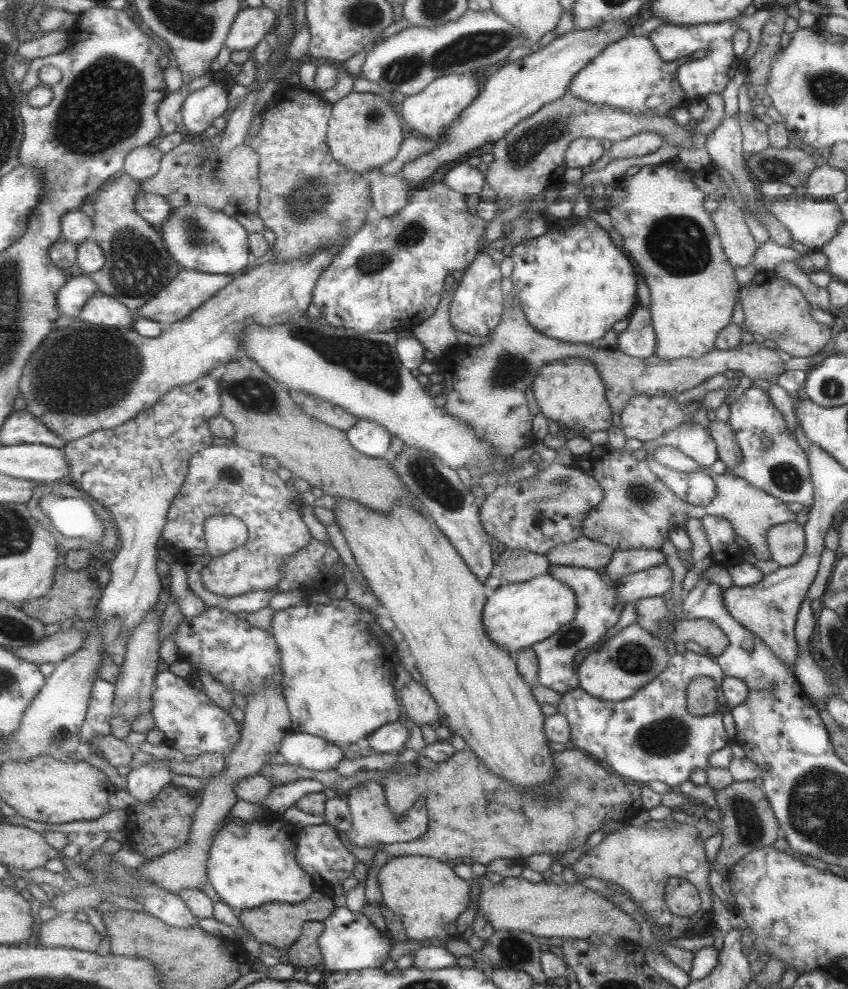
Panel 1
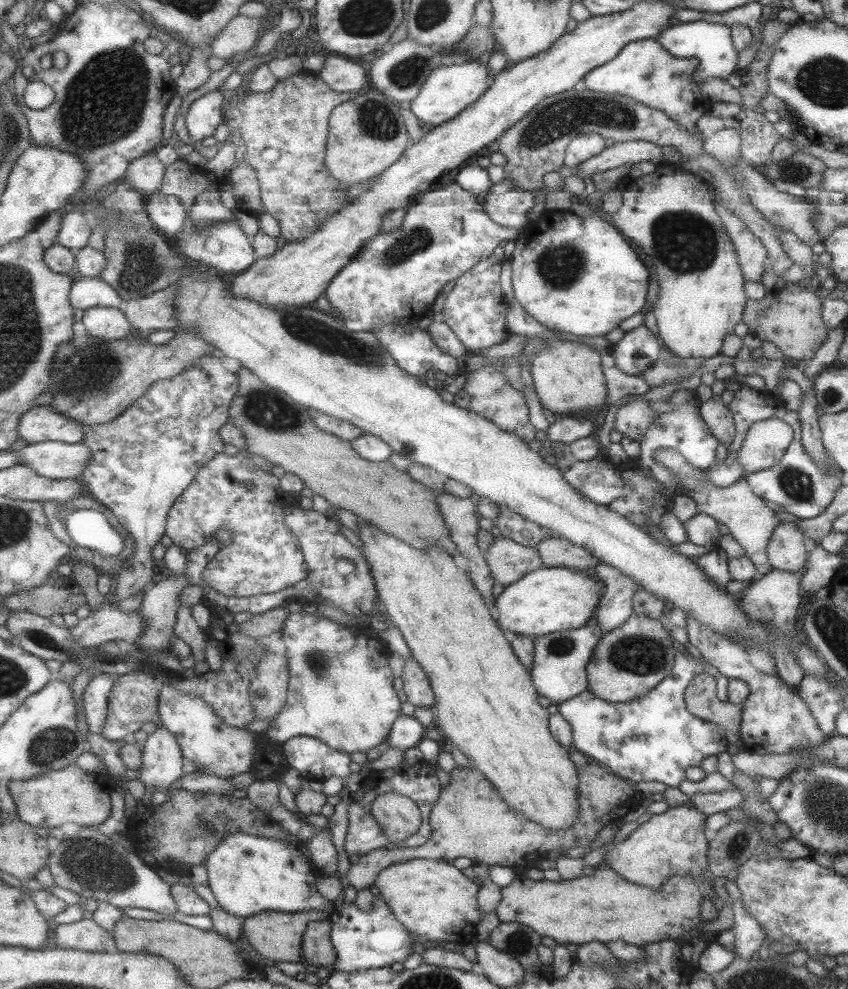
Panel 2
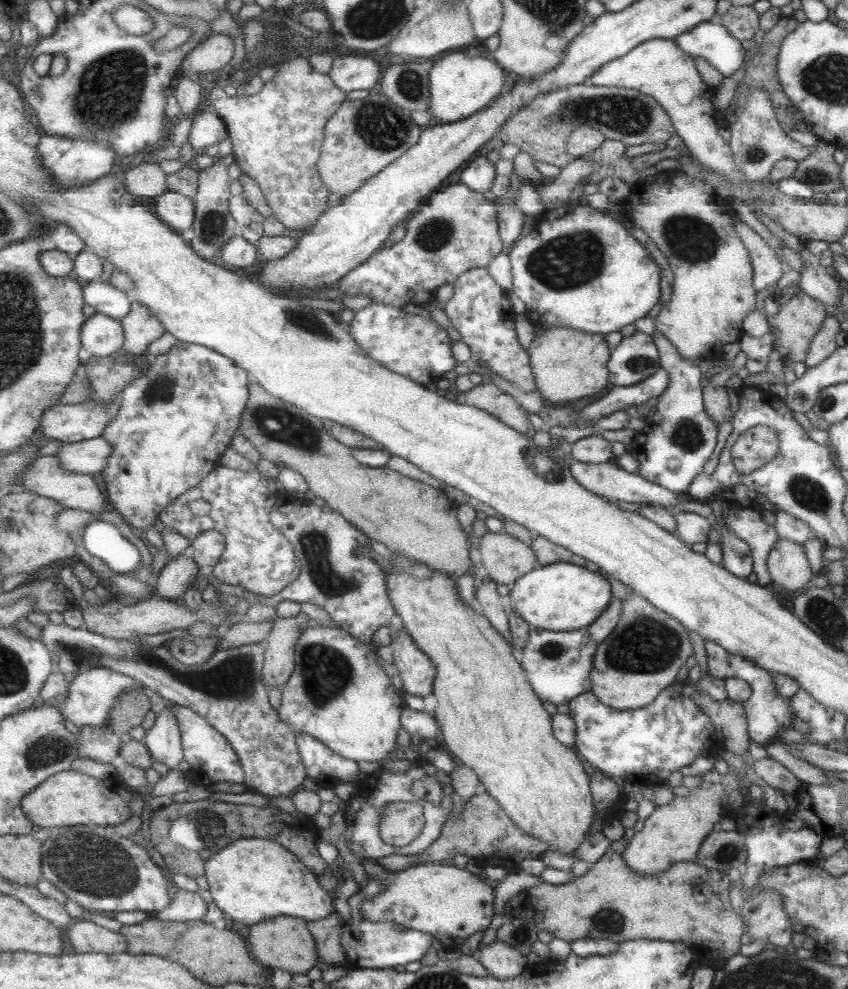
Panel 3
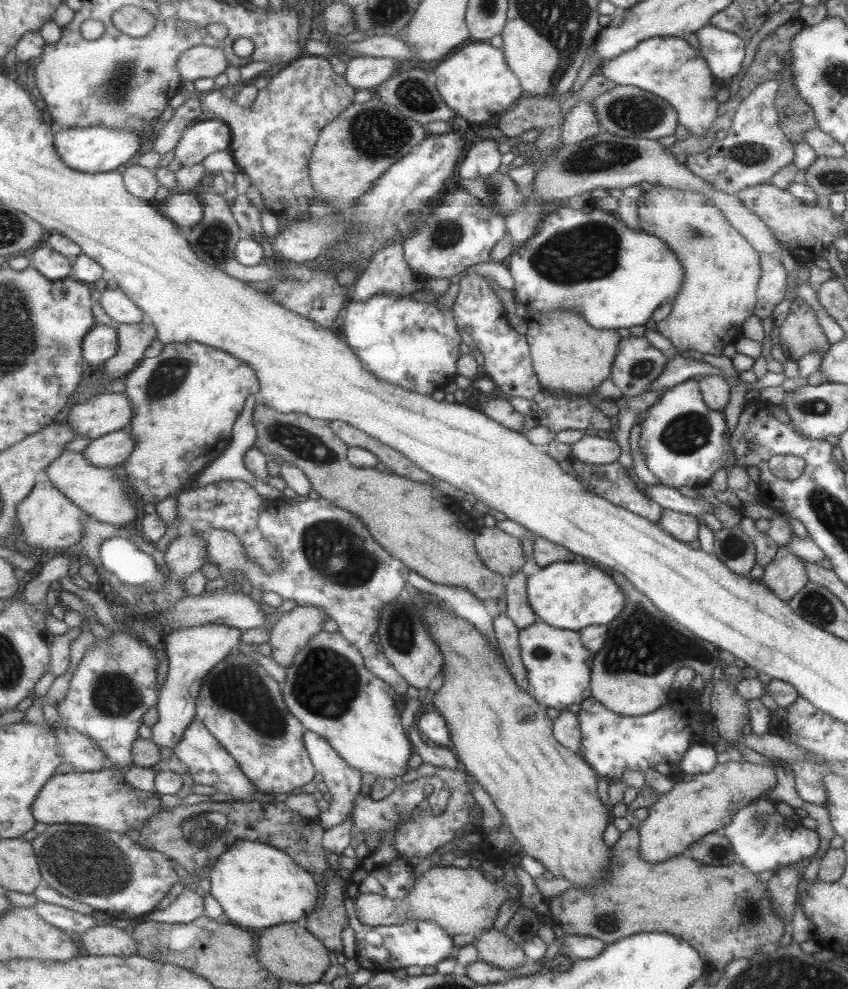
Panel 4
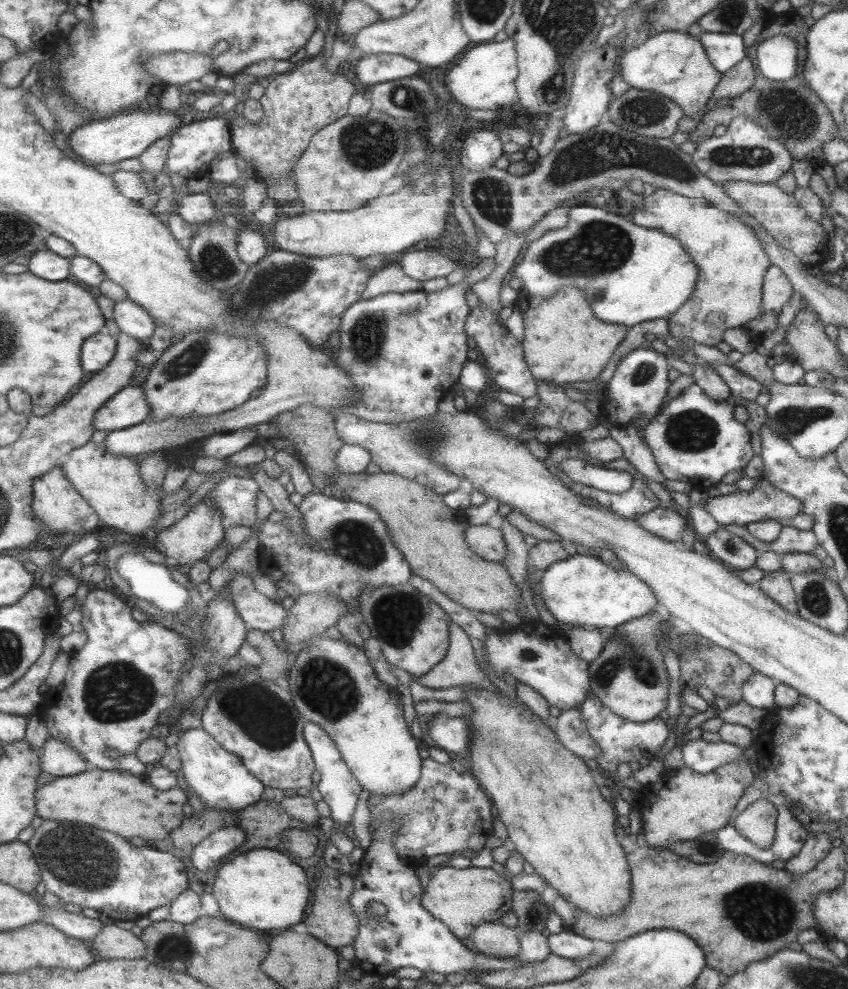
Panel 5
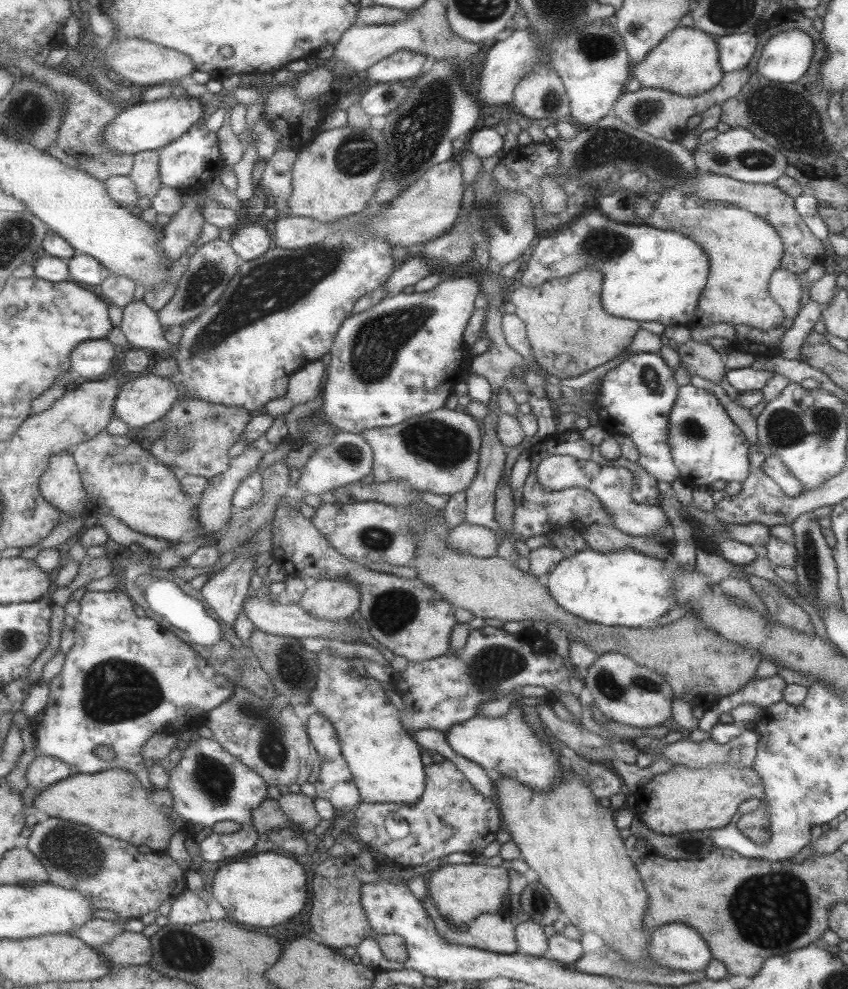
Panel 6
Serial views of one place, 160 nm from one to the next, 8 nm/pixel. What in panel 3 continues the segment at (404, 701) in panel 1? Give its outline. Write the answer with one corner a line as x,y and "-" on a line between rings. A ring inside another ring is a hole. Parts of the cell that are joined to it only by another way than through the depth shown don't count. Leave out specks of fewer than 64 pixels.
402,627
397,634
395,641
391,641
390,645
392,647
392,662
397,667
401,682
403,682
401,689
405,693
408,692
419,697
431,694
431,682
434,682
433,678
436,678
435,663
415,645
411,635

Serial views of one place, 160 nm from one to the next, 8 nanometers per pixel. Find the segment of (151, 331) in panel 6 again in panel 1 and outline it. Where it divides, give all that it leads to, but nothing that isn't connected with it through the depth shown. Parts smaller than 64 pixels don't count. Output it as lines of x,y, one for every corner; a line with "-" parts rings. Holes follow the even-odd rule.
86,275
72,277
59,292
60,313
63,316
79,317
87,301
97,292
98,284

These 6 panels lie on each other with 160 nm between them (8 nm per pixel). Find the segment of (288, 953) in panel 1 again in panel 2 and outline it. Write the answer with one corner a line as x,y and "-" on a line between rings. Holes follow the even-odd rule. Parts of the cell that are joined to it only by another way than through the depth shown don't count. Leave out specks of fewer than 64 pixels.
330,919
313,921
304,934
305,964
318,968
337,964
337,950
332,941
332,922

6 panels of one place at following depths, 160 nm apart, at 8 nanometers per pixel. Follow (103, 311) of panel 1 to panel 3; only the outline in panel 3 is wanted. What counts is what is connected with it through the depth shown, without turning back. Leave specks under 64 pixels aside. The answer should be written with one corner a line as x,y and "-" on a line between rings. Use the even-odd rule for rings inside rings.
99,312
88,318
82,330
82,343
95,356
108,357
121,352
125,339
123,323

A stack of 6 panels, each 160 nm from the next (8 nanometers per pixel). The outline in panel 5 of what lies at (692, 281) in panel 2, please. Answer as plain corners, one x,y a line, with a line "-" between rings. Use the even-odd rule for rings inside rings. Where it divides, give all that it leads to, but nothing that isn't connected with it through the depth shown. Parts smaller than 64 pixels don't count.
656,187
650,195
642,195
641,206
632,208
628,217
637,226
659,230
671,238
676,238
697,267
697,282
692,293
672,315
666,318
668,334
673,338
690,339
697,344
715,347
722,341
724,330
741,328
748,320
761,314
762,281
771,264
754,232
732,214
709,205
705,199
687,198

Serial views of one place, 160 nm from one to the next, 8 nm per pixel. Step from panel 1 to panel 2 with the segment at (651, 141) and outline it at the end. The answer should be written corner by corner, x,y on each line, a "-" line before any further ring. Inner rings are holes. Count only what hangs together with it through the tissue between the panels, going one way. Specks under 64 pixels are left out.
641,140
615,142
612,146
603,148
597,156
582,162
577,167
577,172
581,178
584,178
599,171
643,161
652,162
654,165
665,161
661,147
653,142

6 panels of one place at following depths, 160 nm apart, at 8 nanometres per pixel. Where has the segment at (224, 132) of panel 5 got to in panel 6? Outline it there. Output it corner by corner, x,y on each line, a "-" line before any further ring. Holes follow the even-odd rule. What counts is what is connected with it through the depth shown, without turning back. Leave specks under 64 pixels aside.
202,122
193,126
181,139
160,148
159,152
162,181
165,185
178,188
185,195
204,190
207,182
213,180
223,171
225,164
217,132
207,130
207,126

